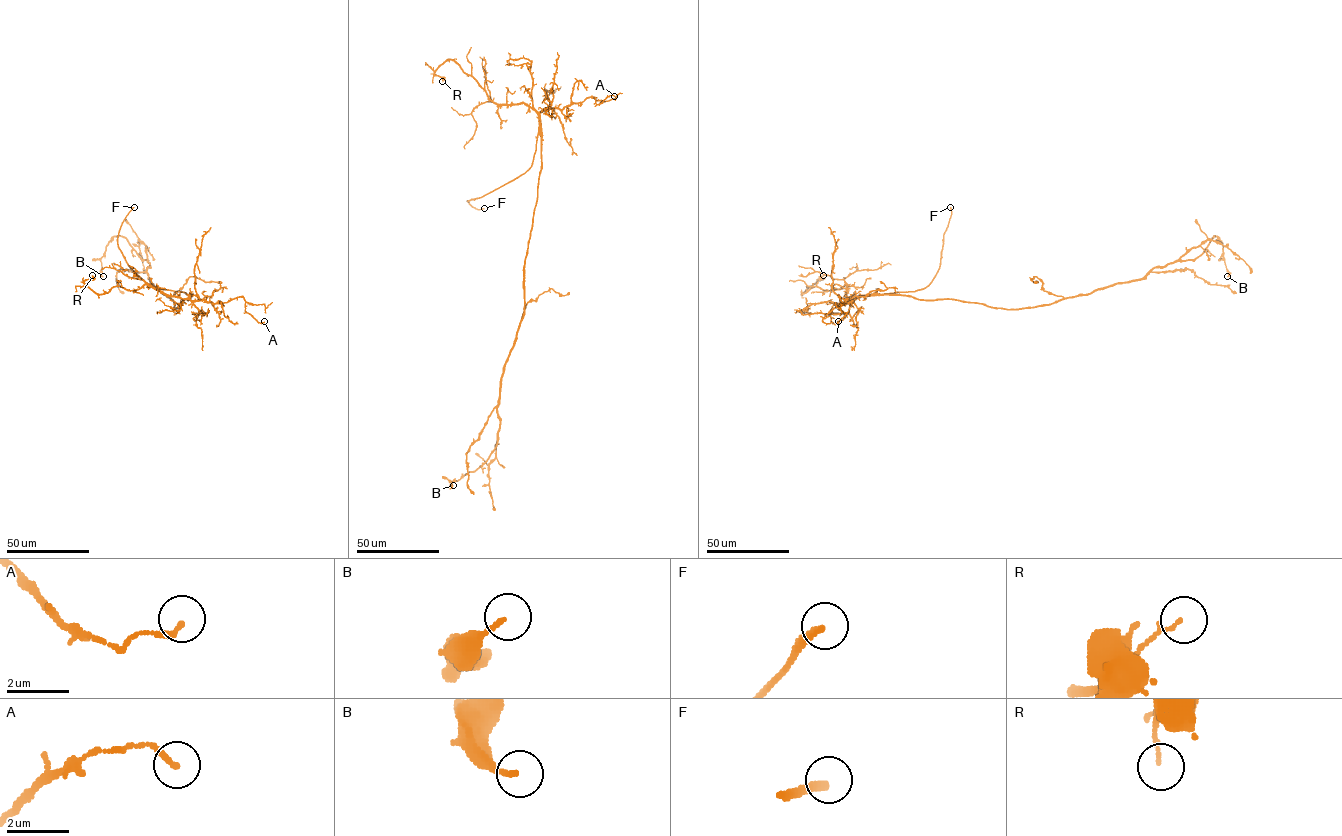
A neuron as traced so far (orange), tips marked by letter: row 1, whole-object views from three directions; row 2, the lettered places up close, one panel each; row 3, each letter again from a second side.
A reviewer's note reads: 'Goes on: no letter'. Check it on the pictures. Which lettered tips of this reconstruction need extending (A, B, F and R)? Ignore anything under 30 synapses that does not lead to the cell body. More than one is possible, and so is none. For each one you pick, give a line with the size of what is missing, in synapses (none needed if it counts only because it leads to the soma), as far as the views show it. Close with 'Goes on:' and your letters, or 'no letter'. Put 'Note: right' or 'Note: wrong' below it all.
Goes on: F
Note: wrong

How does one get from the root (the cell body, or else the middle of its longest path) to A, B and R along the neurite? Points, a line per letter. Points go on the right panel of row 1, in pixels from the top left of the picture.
A: (997, 307), (900, 295), (860, 296), (850, 303), (839, 297), (839, 308), (846, 313), (838, 321)
B: (997, 307), (1049, 305), (1117, 283), (1140, 280), (1155, 267), (1194, 260), (1214, 236), (1222, 242), (1227, 276)
R: (997, 307), (900, 295), (850, 298), (845, 296), (845, 284), (829, 290), (813, 286), (802, 294), (823, 275)

